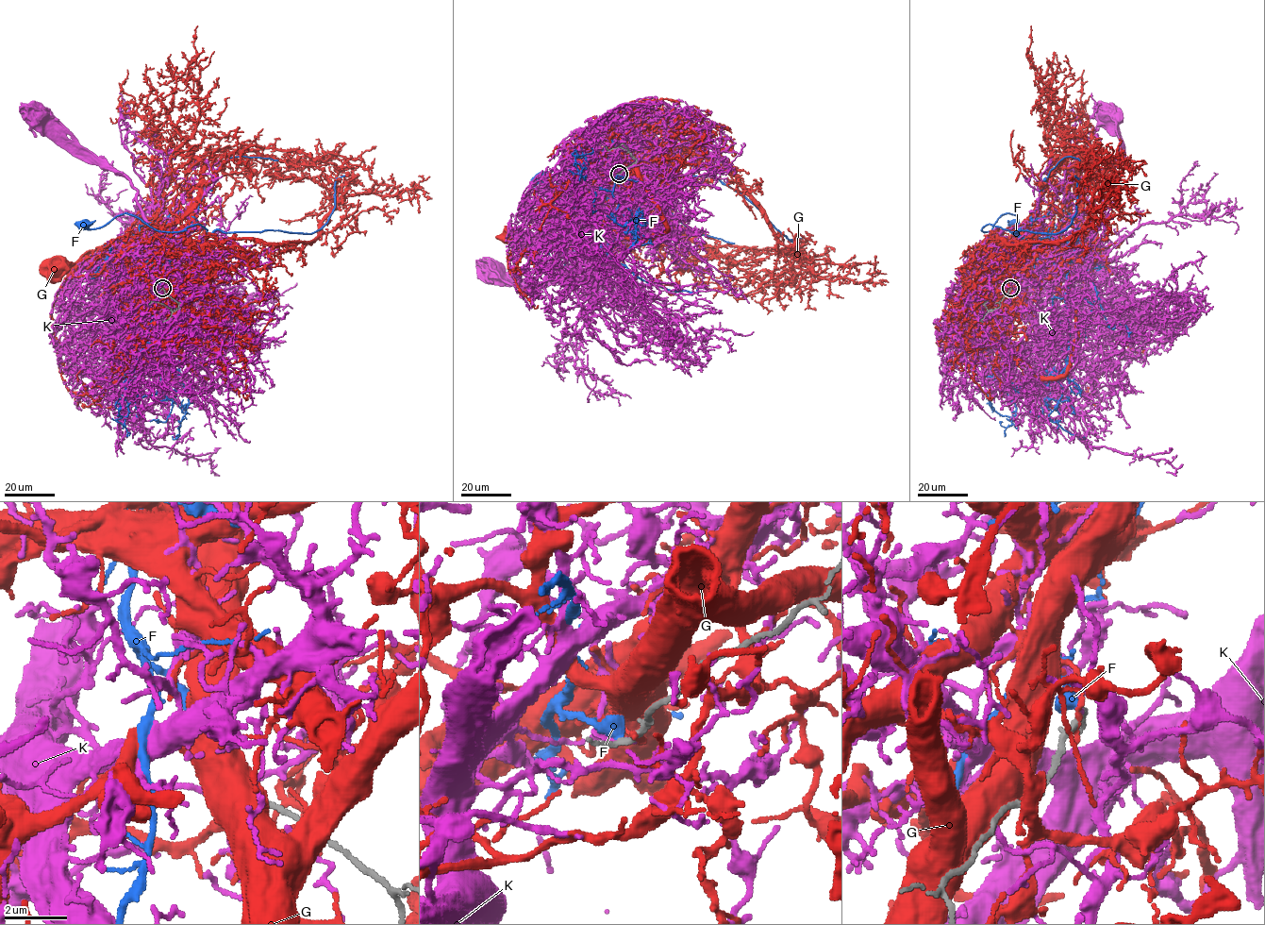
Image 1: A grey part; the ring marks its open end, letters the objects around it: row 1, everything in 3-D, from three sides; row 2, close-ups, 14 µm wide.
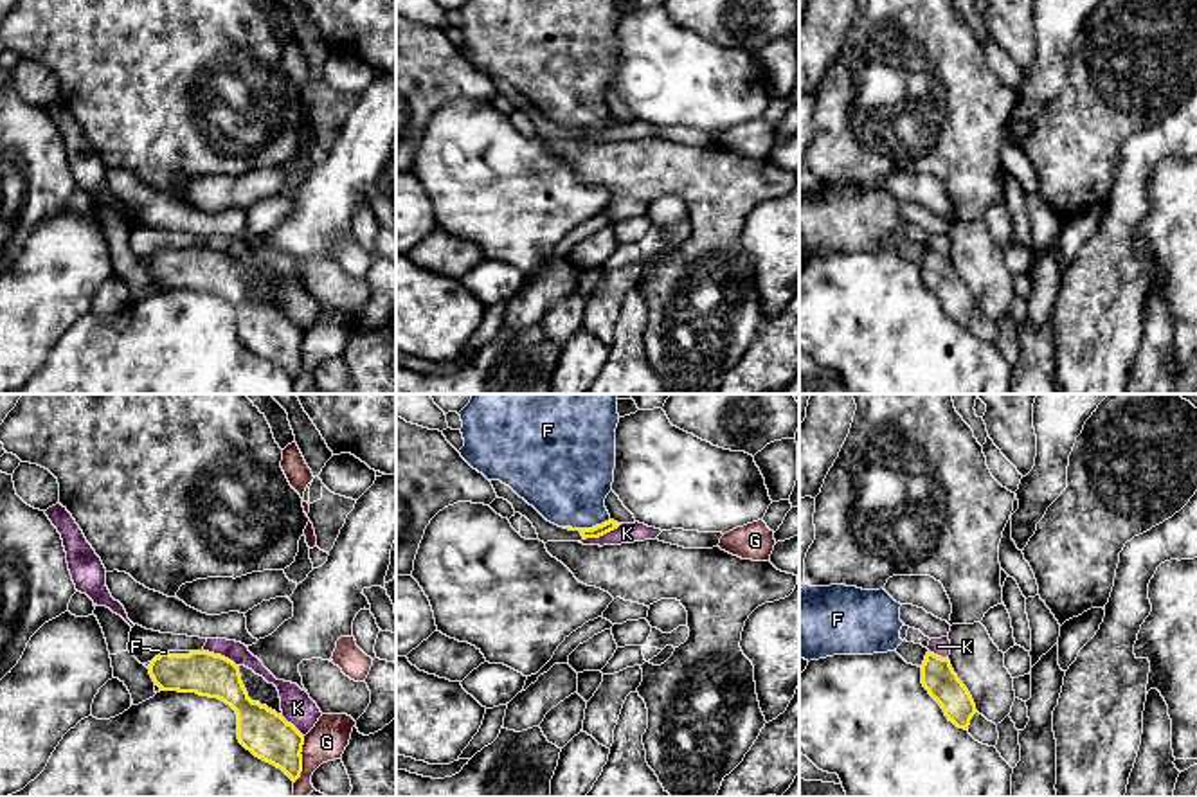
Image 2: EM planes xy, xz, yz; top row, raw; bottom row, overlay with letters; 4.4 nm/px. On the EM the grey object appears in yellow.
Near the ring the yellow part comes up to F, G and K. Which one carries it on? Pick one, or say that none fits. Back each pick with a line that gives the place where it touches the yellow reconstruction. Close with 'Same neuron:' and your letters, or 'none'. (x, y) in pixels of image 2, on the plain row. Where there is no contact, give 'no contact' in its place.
F: meets yellow in xz at (585, 126)
Same neuron: F

